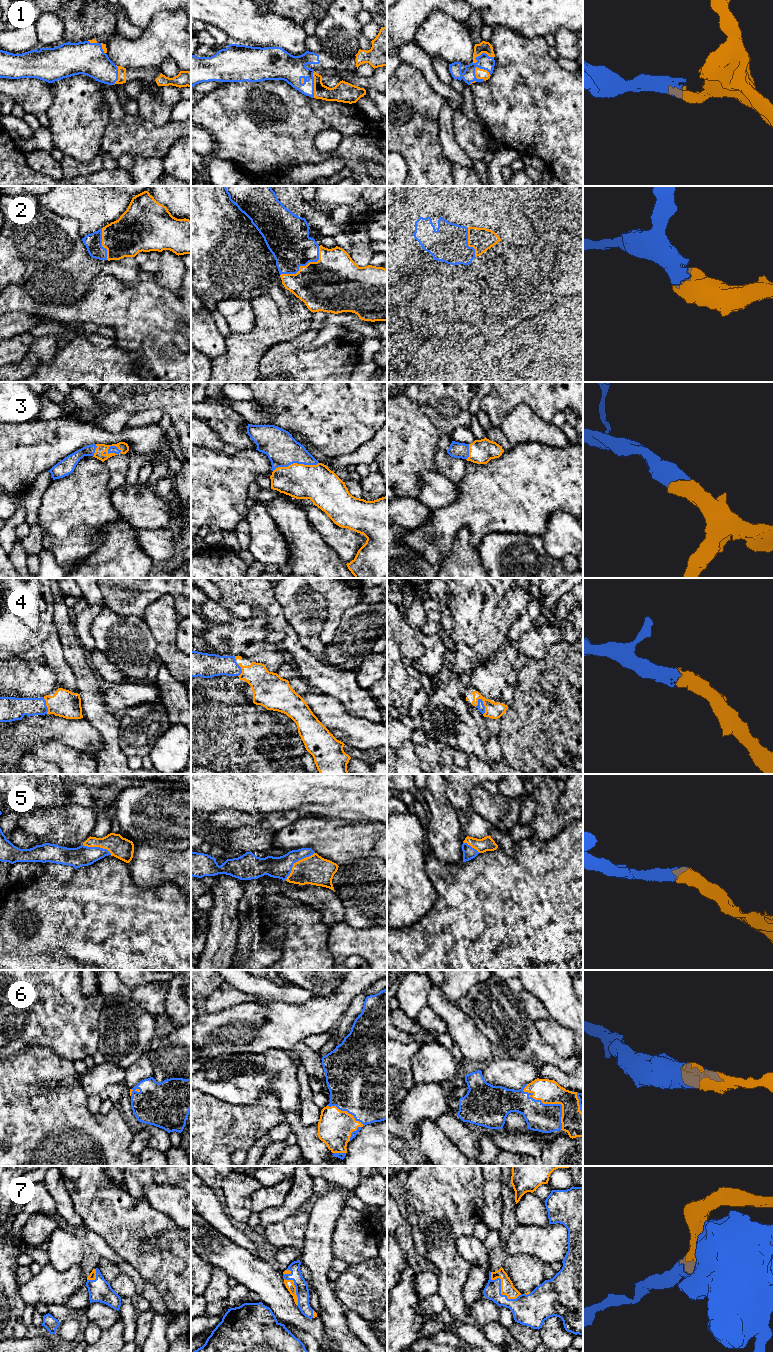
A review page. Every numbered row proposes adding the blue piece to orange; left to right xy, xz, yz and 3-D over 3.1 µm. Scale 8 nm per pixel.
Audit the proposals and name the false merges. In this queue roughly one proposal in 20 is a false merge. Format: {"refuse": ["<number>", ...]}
{"refuse": []}

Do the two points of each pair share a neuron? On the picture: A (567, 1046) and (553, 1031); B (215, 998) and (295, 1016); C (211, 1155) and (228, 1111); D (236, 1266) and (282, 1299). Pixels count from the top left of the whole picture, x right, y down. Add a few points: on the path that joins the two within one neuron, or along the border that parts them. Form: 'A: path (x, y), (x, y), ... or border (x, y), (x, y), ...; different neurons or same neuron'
A: path (563, 1042), (556, 1035); same neuron
B: border (255, 1001), (243, 1001), (217, 1012); different neurons
C: path (211, 1144), (211, 1133), (222, 1122); same neuron
D: path (247, 1269), (255, 1273), (271, 1289); same neuron

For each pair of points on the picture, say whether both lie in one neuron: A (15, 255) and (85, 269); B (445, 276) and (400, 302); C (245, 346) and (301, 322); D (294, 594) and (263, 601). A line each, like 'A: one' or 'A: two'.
A: one
B: two
C: one
D: two

